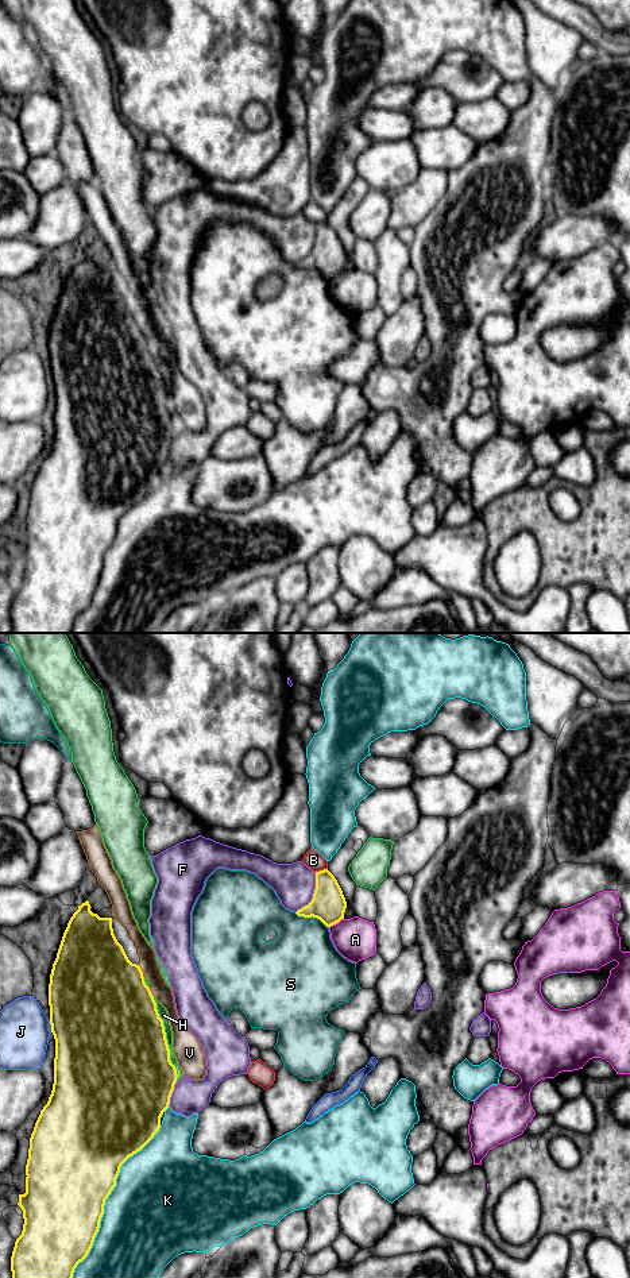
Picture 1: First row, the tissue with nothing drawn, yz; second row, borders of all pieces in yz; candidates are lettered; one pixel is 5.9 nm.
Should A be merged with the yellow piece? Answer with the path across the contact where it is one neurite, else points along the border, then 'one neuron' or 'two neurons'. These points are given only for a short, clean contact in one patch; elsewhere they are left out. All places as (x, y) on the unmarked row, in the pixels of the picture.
along yz (343, 270), (329, 280) | two neurons

